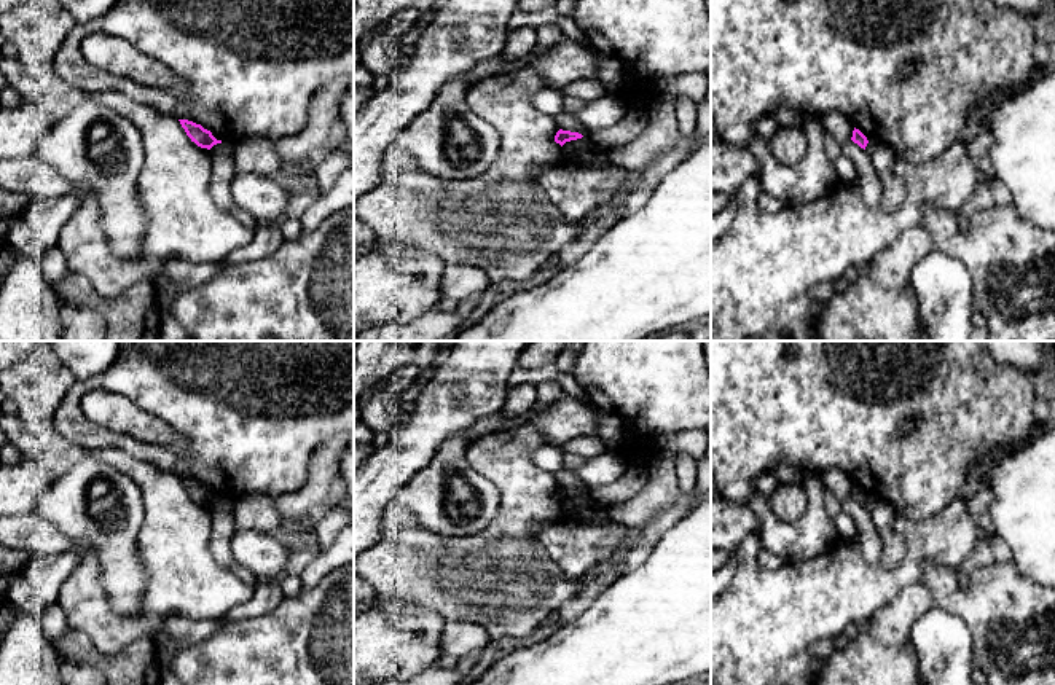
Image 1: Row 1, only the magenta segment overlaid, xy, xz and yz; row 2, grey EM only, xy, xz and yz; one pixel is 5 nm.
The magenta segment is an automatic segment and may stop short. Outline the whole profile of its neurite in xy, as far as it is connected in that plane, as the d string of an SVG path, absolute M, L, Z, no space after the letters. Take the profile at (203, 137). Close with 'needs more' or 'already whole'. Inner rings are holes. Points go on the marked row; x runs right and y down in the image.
M178 119L186 135L201 148L210 150L214 145L222 143L217 140L210 131L204 129L201 124L196 124L188 119Z; already whole

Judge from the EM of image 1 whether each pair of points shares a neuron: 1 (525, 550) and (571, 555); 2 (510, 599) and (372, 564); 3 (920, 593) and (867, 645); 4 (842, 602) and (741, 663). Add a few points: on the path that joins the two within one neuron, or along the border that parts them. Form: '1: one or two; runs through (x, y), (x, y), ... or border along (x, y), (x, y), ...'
1: two; border along (534, 523), (531, 528), (533, 537), (569, 580)
2: one; runs through (475, 579), (453, 577), (407, 564)
3: one; runs through (907, 606), (880, 633)
4: one; runs through (816, 602), (802, 602), (767, 638)

